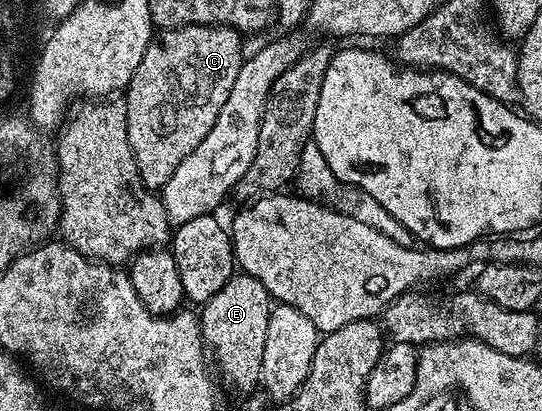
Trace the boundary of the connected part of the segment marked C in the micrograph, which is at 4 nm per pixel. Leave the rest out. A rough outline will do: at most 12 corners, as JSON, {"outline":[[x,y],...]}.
{"outline":[[235,28],[160,31],[125,89],[147,188],[213,130],[243,65]]}

